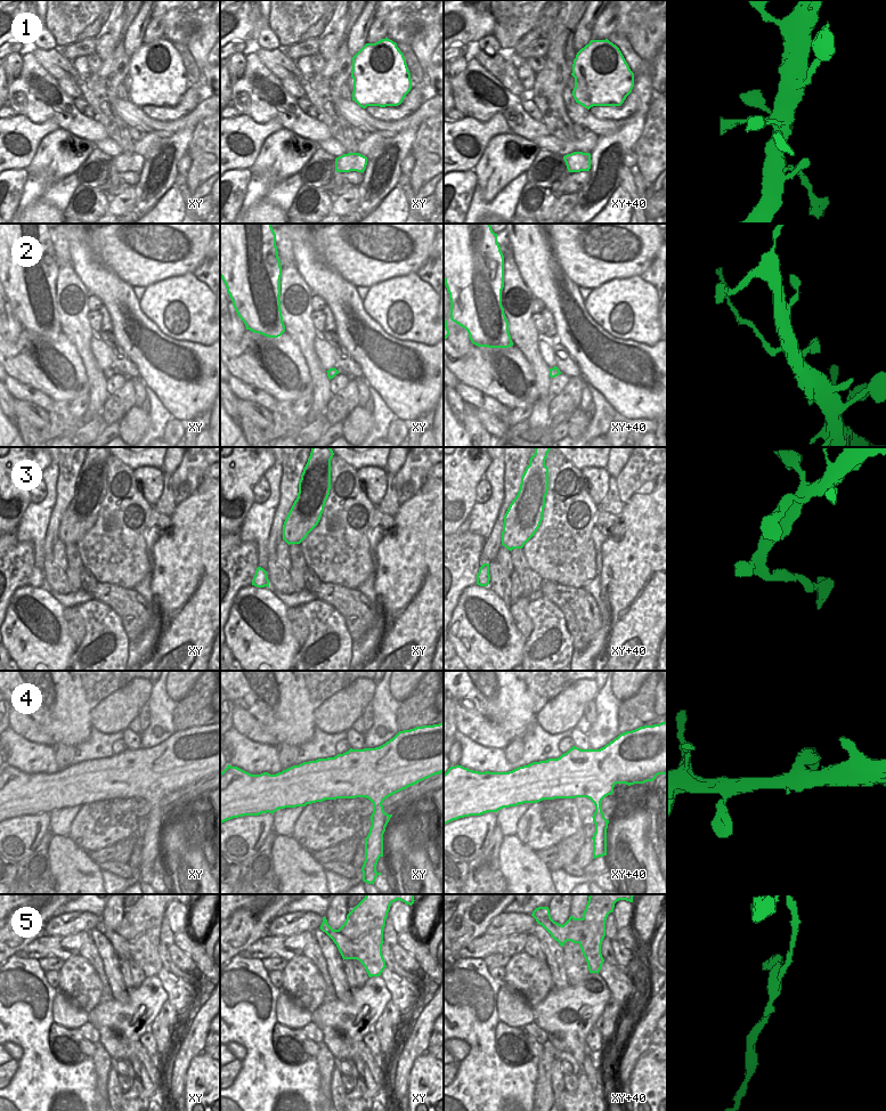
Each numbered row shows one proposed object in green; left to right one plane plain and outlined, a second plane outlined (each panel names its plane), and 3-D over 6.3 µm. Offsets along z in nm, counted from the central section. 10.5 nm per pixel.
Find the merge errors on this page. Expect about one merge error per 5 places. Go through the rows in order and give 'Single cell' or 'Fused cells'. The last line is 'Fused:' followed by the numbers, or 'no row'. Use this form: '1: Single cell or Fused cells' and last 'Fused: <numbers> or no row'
1: Single cell
2: Fused cells
3: Single cell
4: Single cell
5: Single cell
Fused: 2.

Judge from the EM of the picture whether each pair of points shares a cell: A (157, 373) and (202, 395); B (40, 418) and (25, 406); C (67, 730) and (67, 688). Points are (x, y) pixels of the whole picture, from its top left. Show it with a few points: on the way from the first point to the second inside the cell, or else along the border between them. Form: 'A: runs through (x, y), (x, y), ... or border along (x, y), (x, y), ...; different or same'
A: runs through (169, 378), (190, 386); same
B: runs through (37, 416), (29, 410); same
C: runs through (67, 720), (67, 698); same

